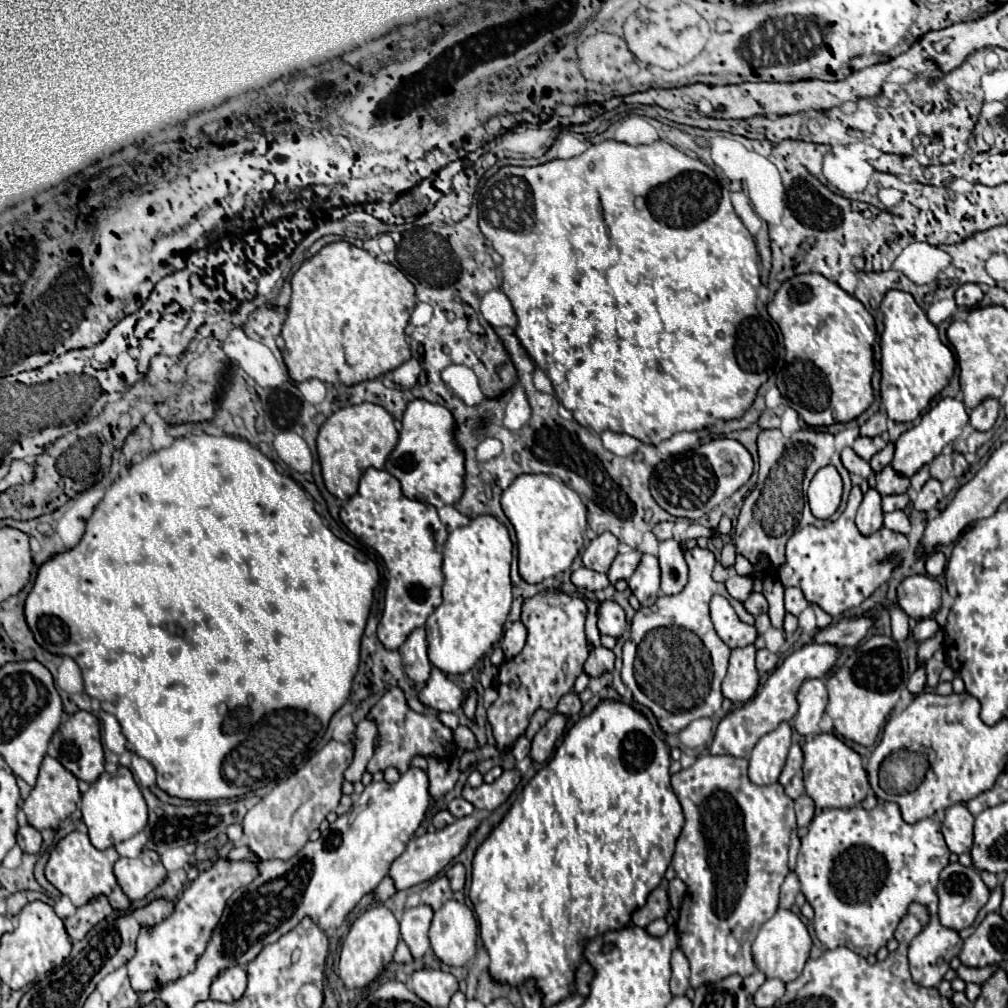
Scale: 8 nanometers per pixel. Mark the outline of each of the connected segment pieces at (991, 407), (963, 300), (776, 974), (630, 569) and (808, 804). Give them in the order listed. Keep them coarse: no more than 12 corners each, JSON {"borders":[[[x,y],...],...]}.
{"borders":[[[987,398],[971,412],[975,430],[991,430],[999,400]],[[961,284],[955,292],[957,306],[973,308],[983,290],[977,284]],[[779,908],[757,932],[753,960],[767,978],[793,982],[811,936]],[[639,550],[619,554],[609,570],[609,582],[629,580],[641,560]],[[807,794],[795,800],[799,826],[809,826],[815,804]]]}

